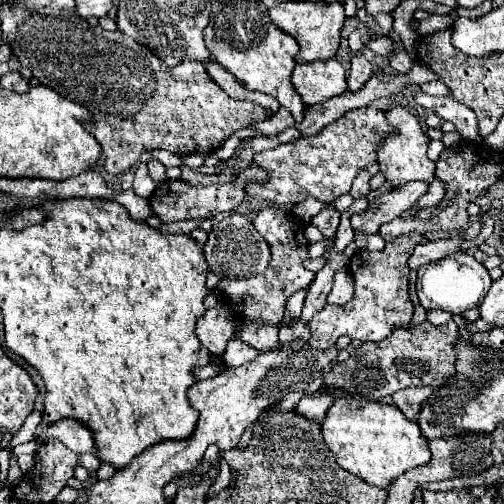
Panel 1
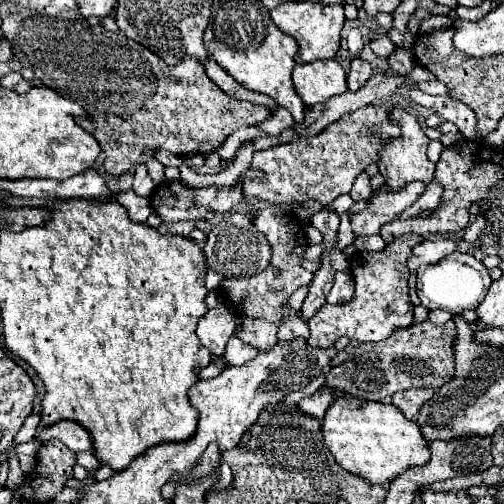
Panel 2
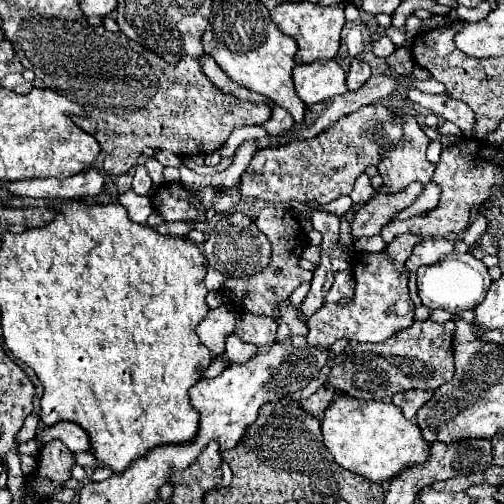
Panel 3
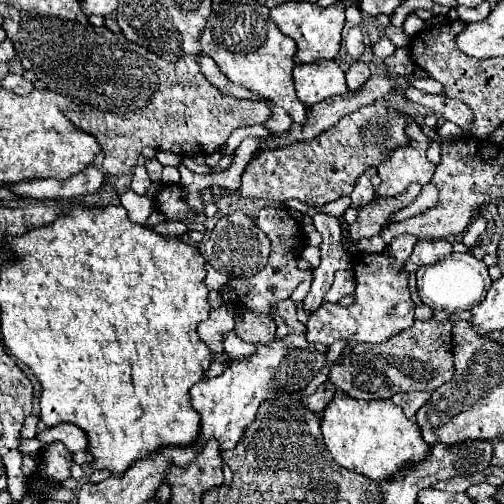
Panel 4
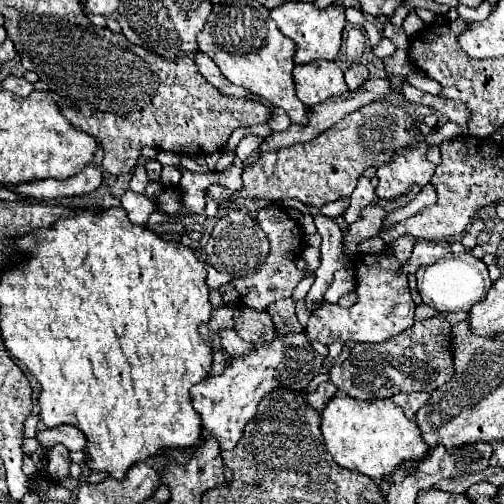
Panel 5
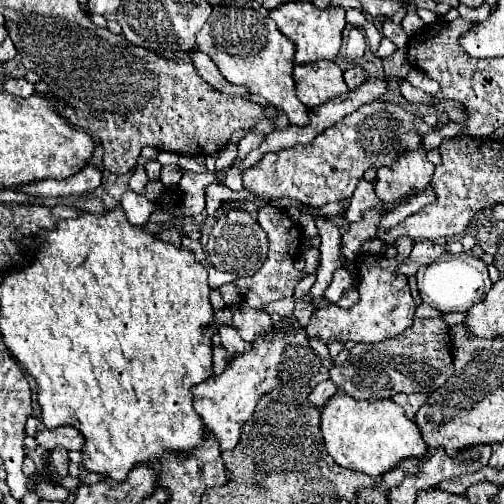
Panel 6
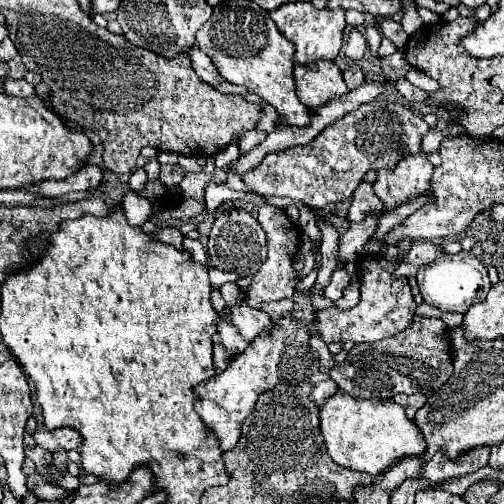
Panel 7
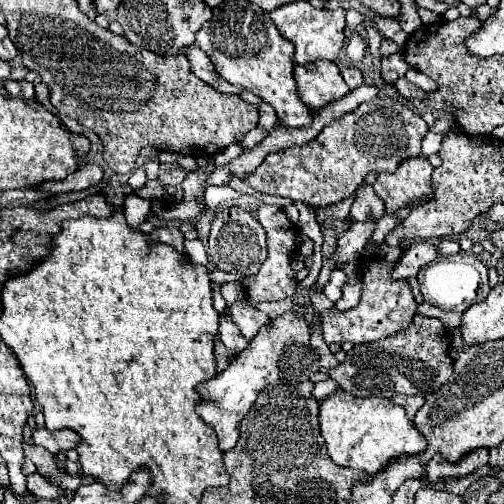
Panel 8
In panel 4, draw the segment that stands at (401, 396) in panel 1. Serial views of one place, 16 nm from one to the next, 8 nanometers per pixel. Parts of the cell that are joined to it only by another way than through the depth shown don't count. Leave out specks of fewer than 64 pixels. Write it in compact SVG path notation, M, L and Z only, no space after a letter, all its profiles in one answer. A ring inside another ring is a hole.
M400 392L400 394L392 396L392 402L398 404L404 410L406 418L412 420L416 416L416 412L428 402L428 398L430 398L428 392Z

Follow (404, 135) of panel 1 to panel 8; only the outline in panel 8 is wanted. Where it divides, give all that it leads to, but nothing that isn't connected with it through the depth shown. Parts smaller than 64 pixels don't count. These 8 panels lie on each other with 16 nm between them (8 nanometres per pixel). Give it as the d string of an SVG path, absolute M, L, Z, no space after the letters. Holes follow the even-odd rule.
M424 156L404 160L394 174L380 172L374 184L376 194L386 204L386 214L394 214L404 206L410 206L420 200L430 200L432 190L432 166Z

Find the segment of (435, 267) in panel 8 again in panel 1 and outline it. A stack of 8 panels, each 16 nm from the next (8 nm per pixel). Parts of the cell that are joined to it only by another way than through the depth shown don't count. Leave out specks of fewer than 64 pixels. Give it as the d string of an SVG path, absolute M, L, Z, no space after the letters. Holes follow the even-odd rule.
M456 252L452 256L446 256L442 260L438 260L436 264L428 264L424 268L418 268L418 298L420 304L426 310L446 310L454 316L462 314L468 308L478 308L480 302L484 300L488 288L490 288L492 280L488 270L484 268L482 262L478 262L474 256L464 254L464 252Z

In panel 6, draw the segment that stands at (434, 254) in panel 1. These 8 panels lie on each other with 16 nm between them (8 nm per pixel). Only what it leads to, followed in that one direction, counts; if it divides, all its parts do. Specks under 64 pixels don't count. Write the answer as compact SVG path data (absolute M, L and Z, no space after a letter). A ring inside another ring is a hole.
M420 240L412 246L410 256L398 266L396 276L414 276L420 266L428 266L444 254L446 254L446 250L442 244L432 244L430 240Z

